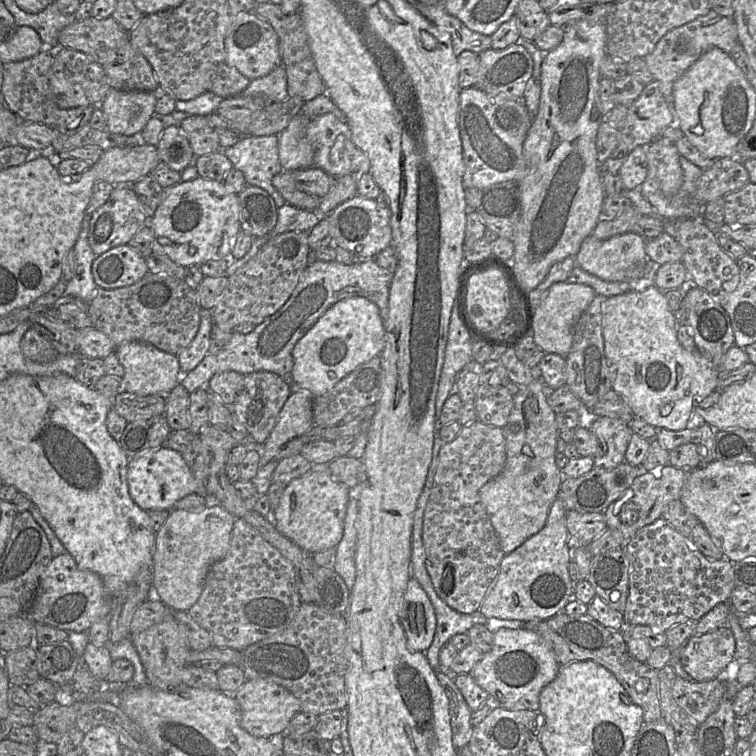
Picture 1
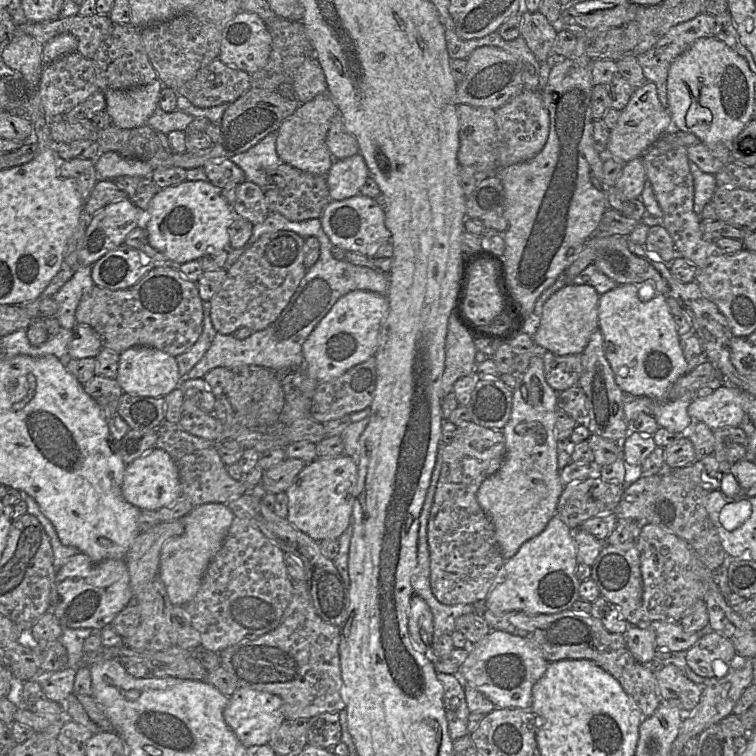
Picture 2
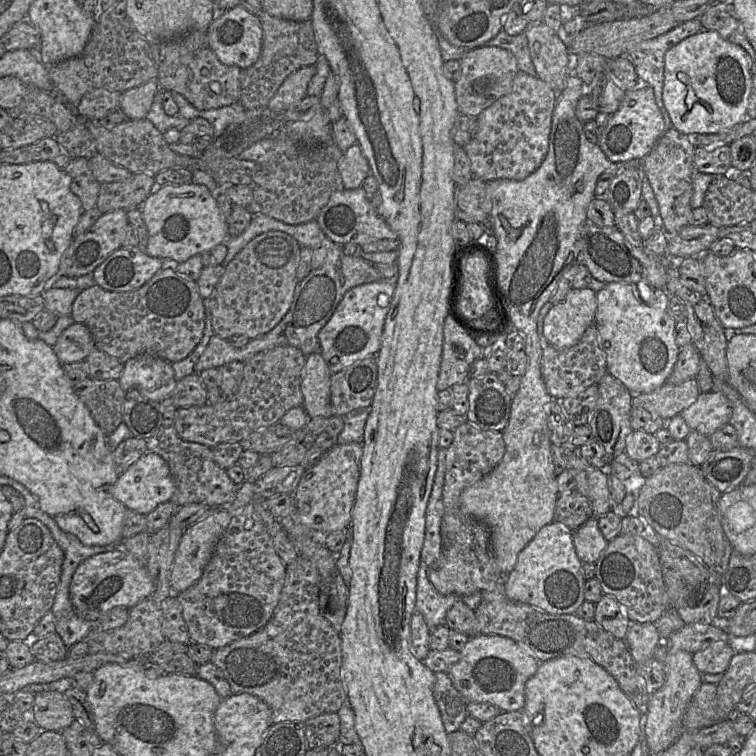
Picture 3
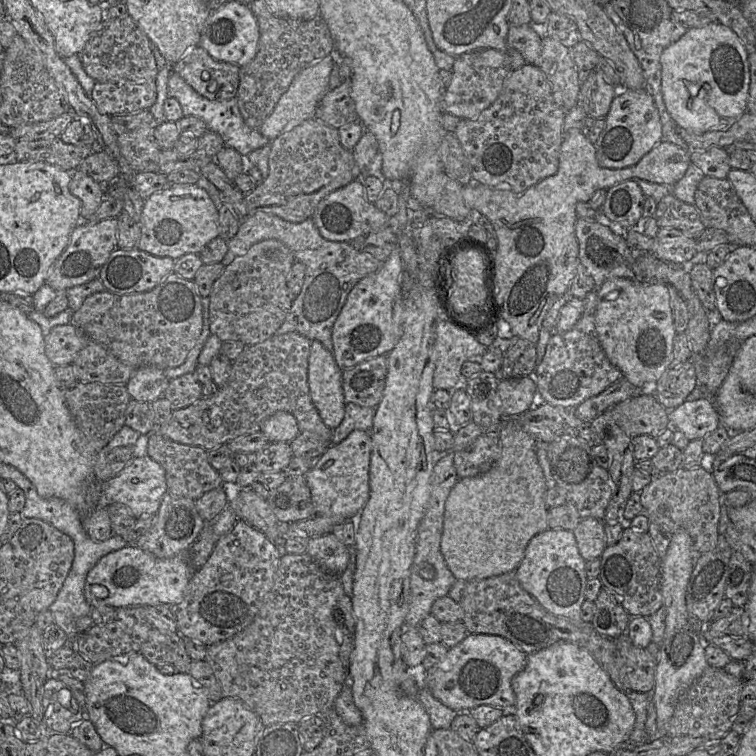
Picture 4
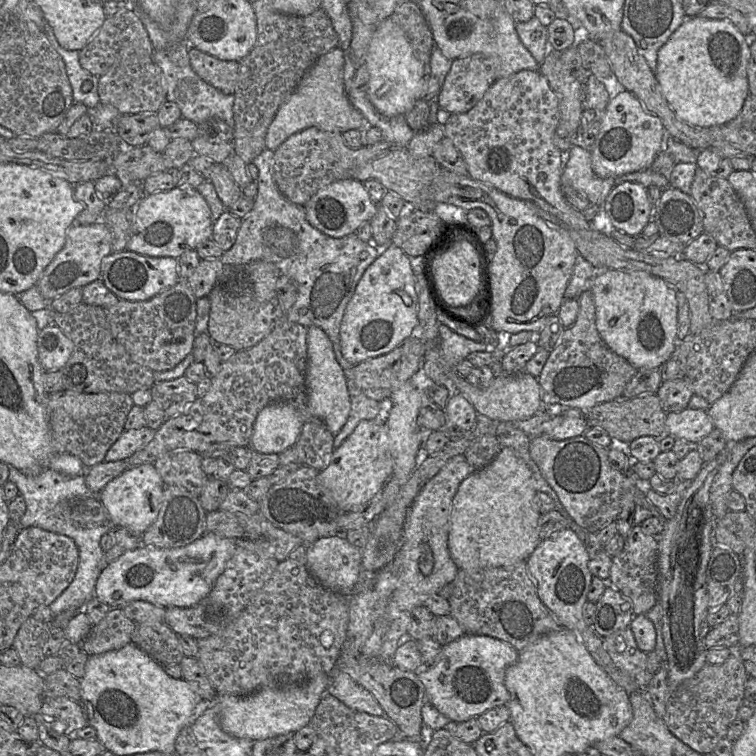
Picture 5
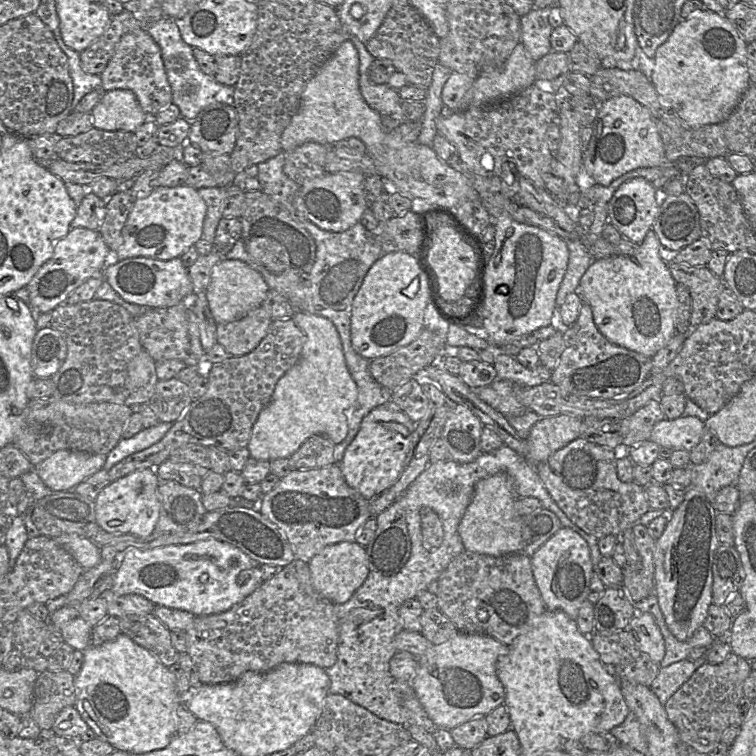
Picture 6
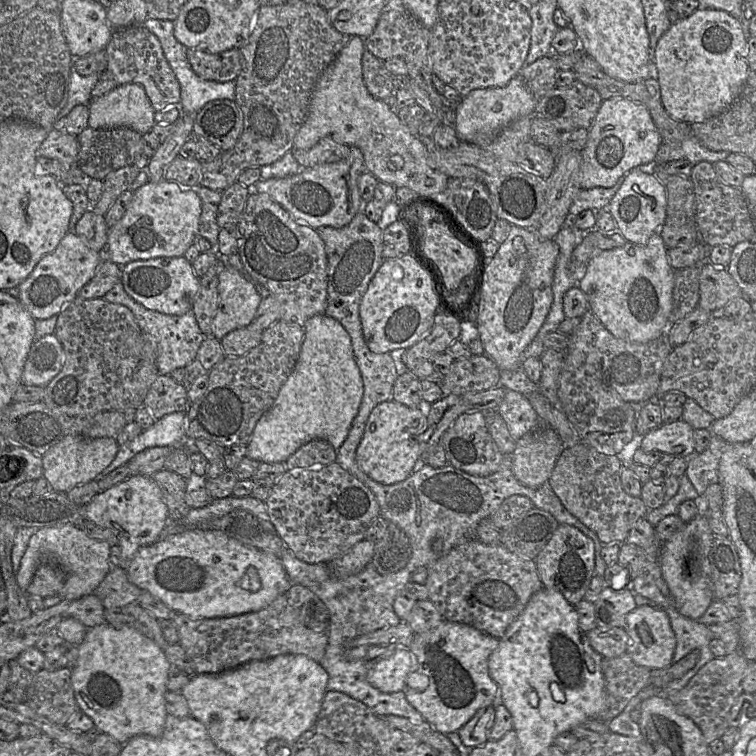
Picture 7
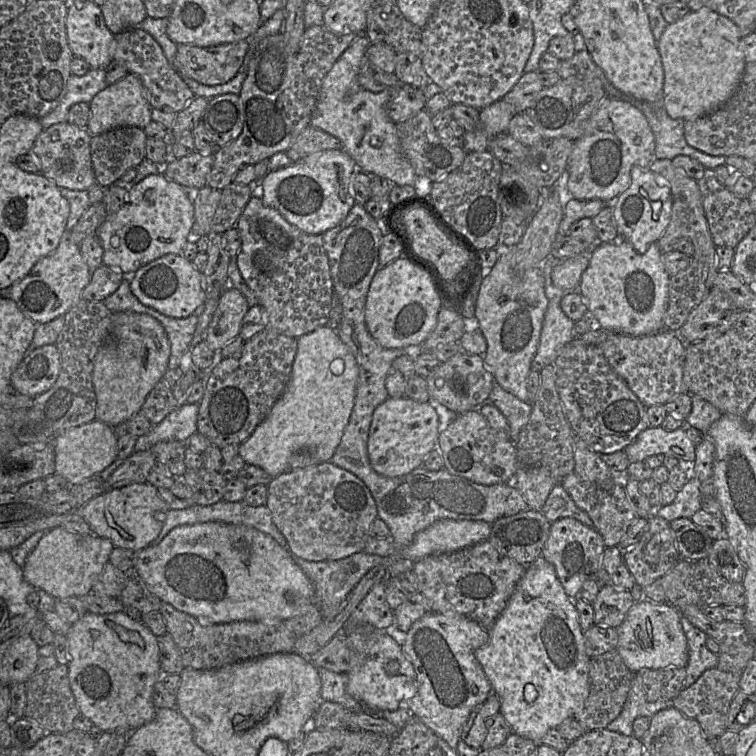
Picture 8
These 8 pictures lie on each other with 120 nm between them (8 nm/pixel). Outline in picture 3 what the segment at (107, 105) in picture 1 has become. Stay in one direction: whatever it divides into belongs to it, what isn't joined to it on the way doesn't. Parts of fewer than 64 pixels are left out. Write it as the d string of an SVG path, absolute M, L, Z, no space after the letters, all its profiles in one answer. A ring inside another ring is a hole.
M157 79L124 91L121 94L120 110L127 116L128 120L144 119L159 90Z

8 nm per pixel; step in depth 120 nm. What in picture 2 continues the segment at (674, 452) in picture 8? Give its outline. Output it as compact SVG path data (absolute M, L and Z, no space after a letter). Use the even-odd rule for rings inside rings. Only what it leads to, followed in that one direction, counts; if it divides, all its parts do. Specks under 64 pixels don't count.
M722 385L706 397L695 397L688 405L687 413L692 420L705 423L713 431L739 426L745 415L742 390Z

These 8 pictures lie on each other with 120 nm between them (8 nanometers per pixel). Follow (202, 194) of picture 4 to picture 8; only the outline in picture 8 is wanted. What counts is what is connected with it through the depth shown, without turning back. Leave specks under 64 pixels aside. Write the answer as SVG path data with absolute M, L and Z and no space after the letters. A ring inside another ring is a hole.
M162 173L148 175L130 187L128 202L118 212L108 215L100 225L97 234L104 248L103 264L120 270L129 277L142 266L163 255L181 254L188 240L192 238L194 216L194 204L185 187L167 179Z

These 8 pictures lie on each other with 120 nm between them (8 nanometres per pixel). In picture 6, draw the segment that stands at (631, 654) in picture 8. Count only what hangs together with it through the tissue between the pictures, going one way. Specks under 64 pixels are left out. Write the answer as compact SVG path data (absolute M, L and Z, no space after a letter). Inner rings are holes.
M643 612L640 617L633 617L628 626L634 641L643 654L660 664L665 655L665 642L654 617Z

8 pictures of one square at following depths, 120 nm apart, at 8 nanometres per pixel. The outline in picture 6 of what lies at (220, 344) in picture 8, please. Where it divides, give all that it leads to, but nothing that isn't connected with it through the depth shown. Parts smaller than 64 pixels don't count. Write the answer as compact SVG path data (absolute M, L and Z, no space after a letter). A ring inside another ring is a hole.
M220 260L212 269L210 283L206 289L211 314L217 324L241 319L250 311L260 307L270 288L262 275L241 260Z

